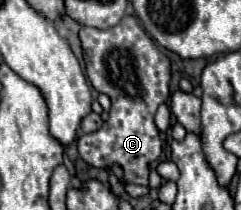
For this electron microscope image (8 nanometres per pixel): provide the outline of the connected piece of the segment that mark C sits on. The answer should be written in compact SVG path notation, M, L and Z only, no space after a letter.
M124 16L118 26L112 26L108 30L98 28L80 28L80 42L82 42L82 56L86 62L86 74L92 86L98 92L104 92L112 100L110 118L104 122L104 126L91 134L82 134L78 138L78 152L84 162L98 170L110 170L114 164L122 166L124 178L132 184L146 186L149 180L150 164L158 160L162 154L163 142L158 134L158 128L154 126L154 114L160 104L168 102L170 98L170 60L166 54L162 54L150 36L144 32L144 28L138 24L136 16Z

